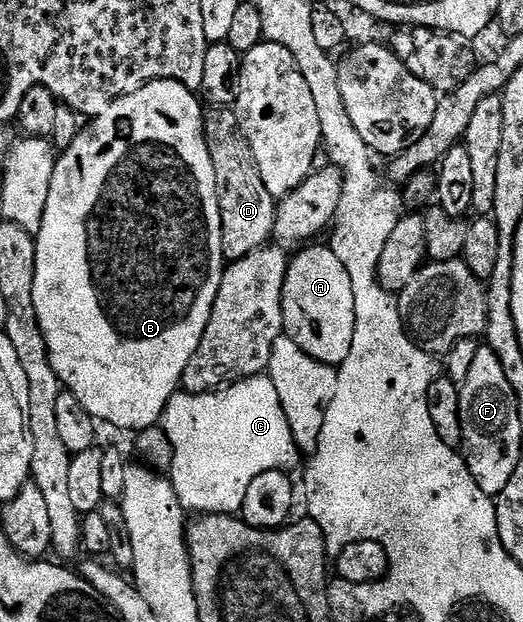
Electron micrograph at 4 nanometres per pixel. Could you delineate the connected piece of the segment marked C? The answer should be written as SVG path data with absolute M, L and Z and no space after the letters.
M268 374L228 384L215 392L195 394L178 390L167 402L159 424L170 439L173 451L167 476L173 481L175 494L189 514L232 516L240 513L243 498L247 498L247 490L259 474L267 474L267 470L293 470L303 460L303 453L296 446L287 415L279 402L279 390L275 390L275 382L271 382Z

